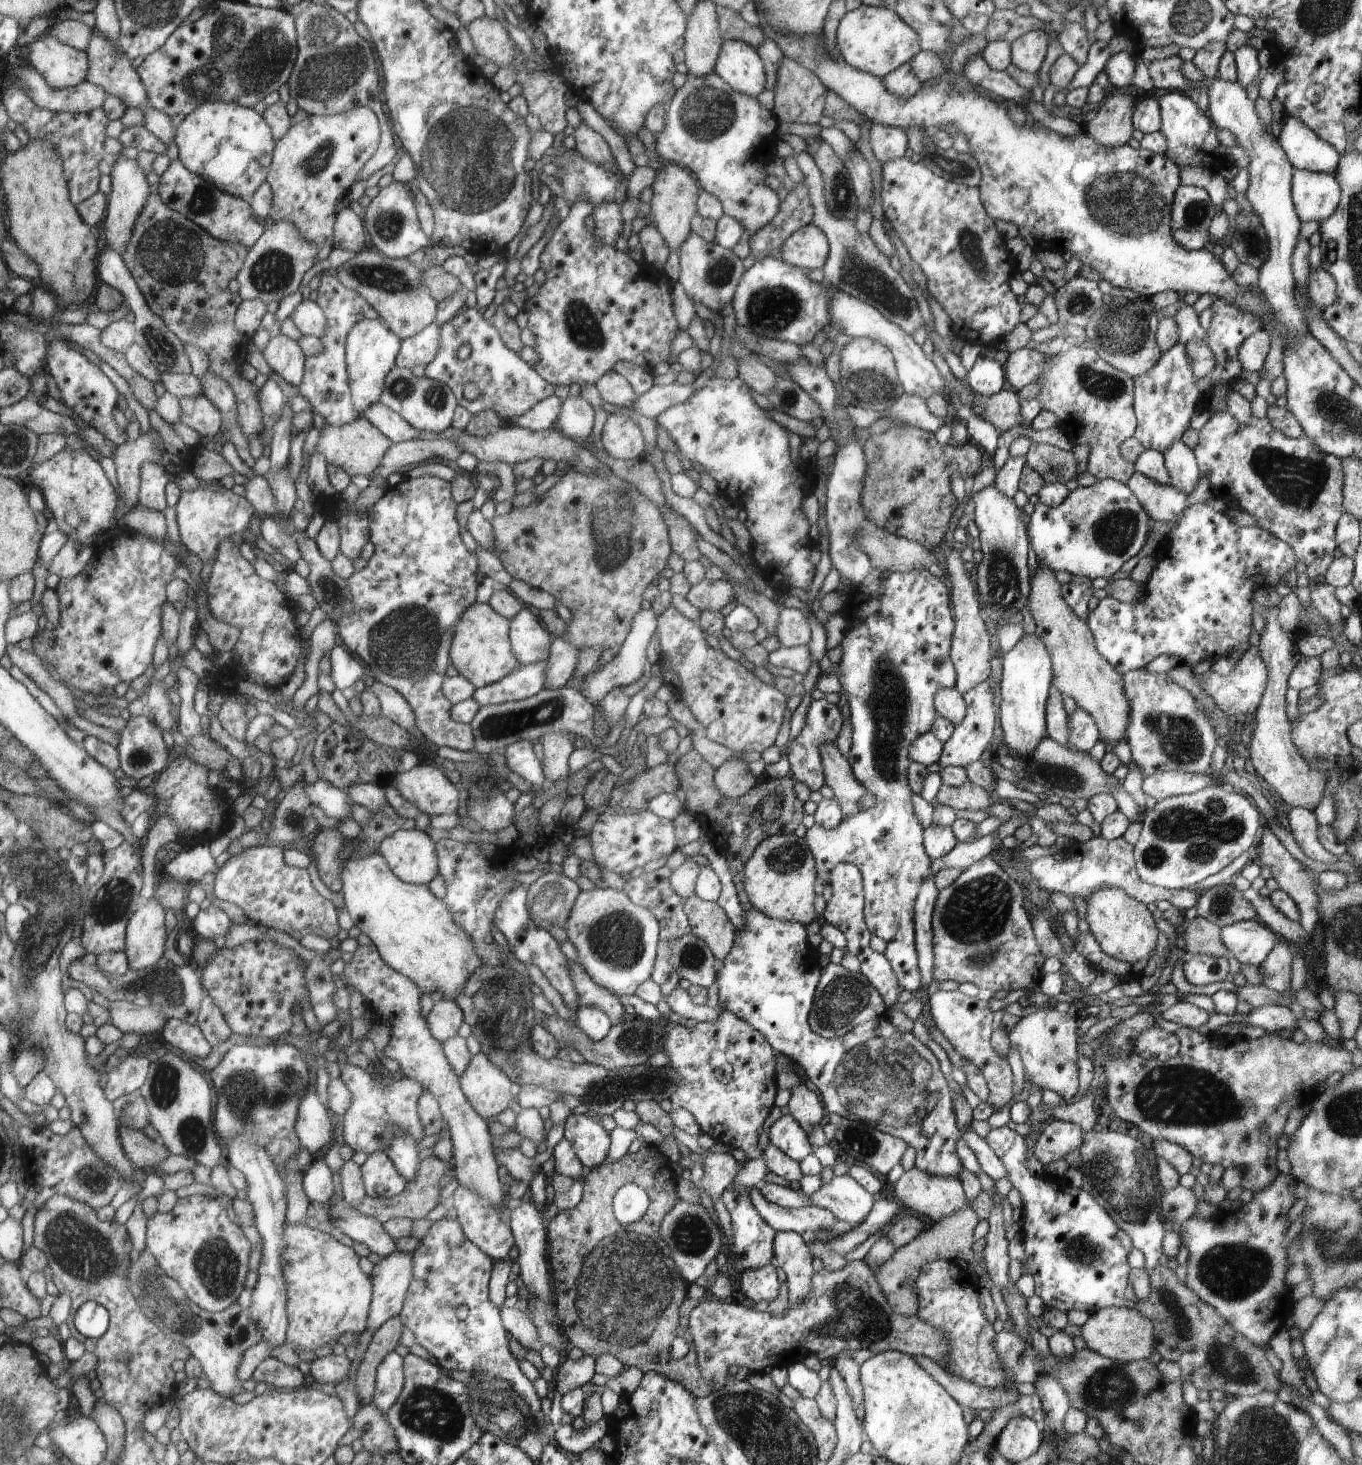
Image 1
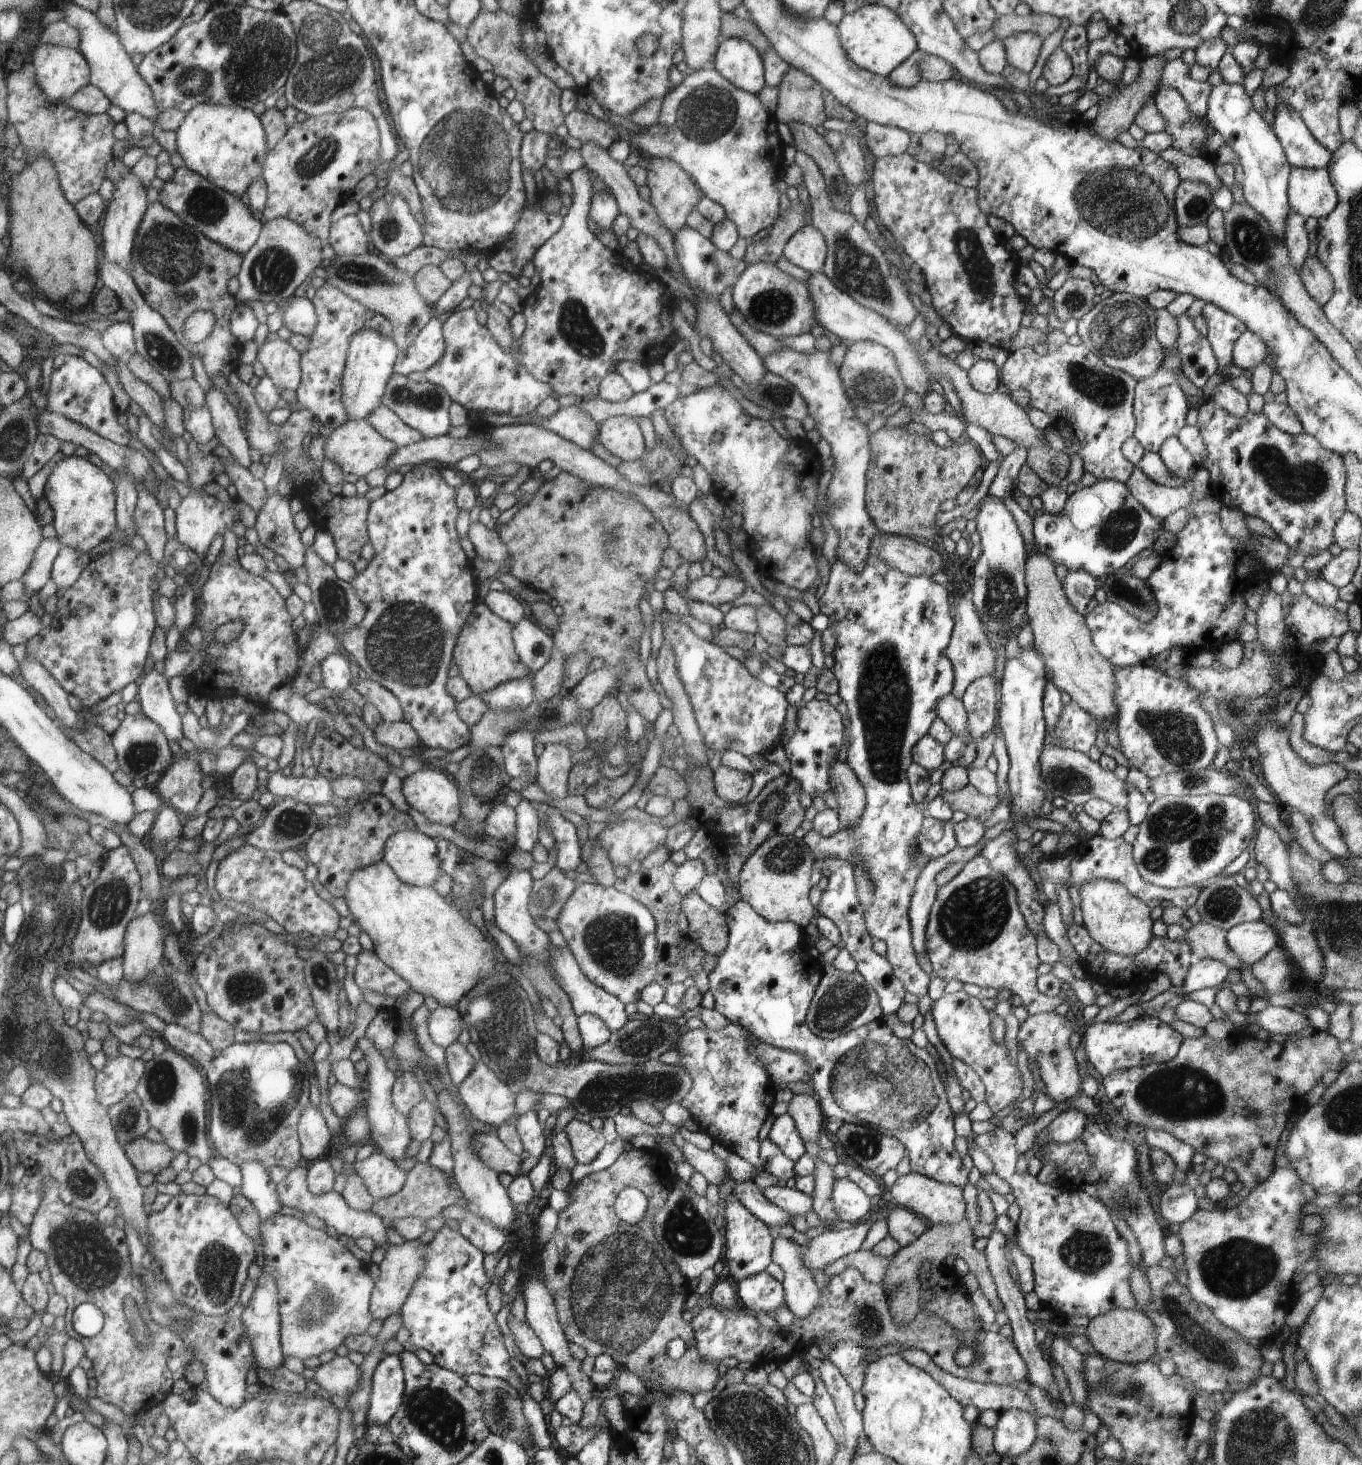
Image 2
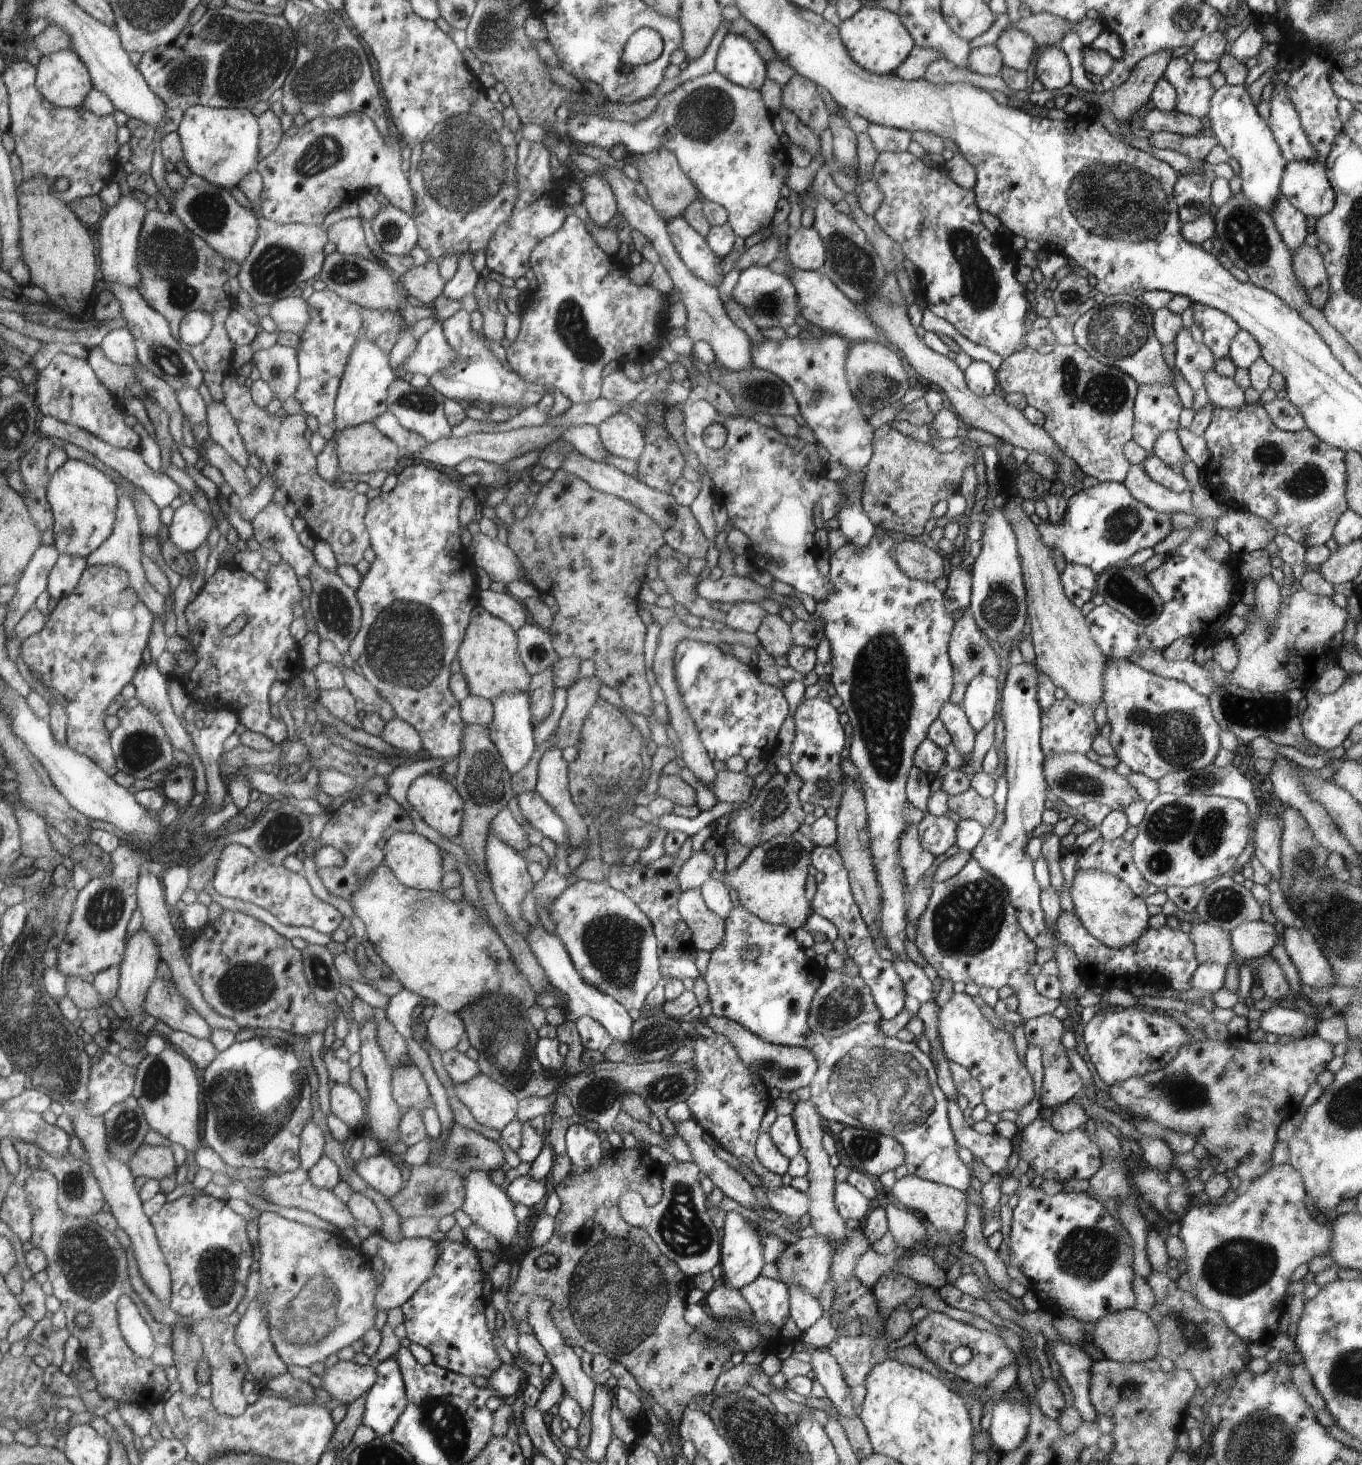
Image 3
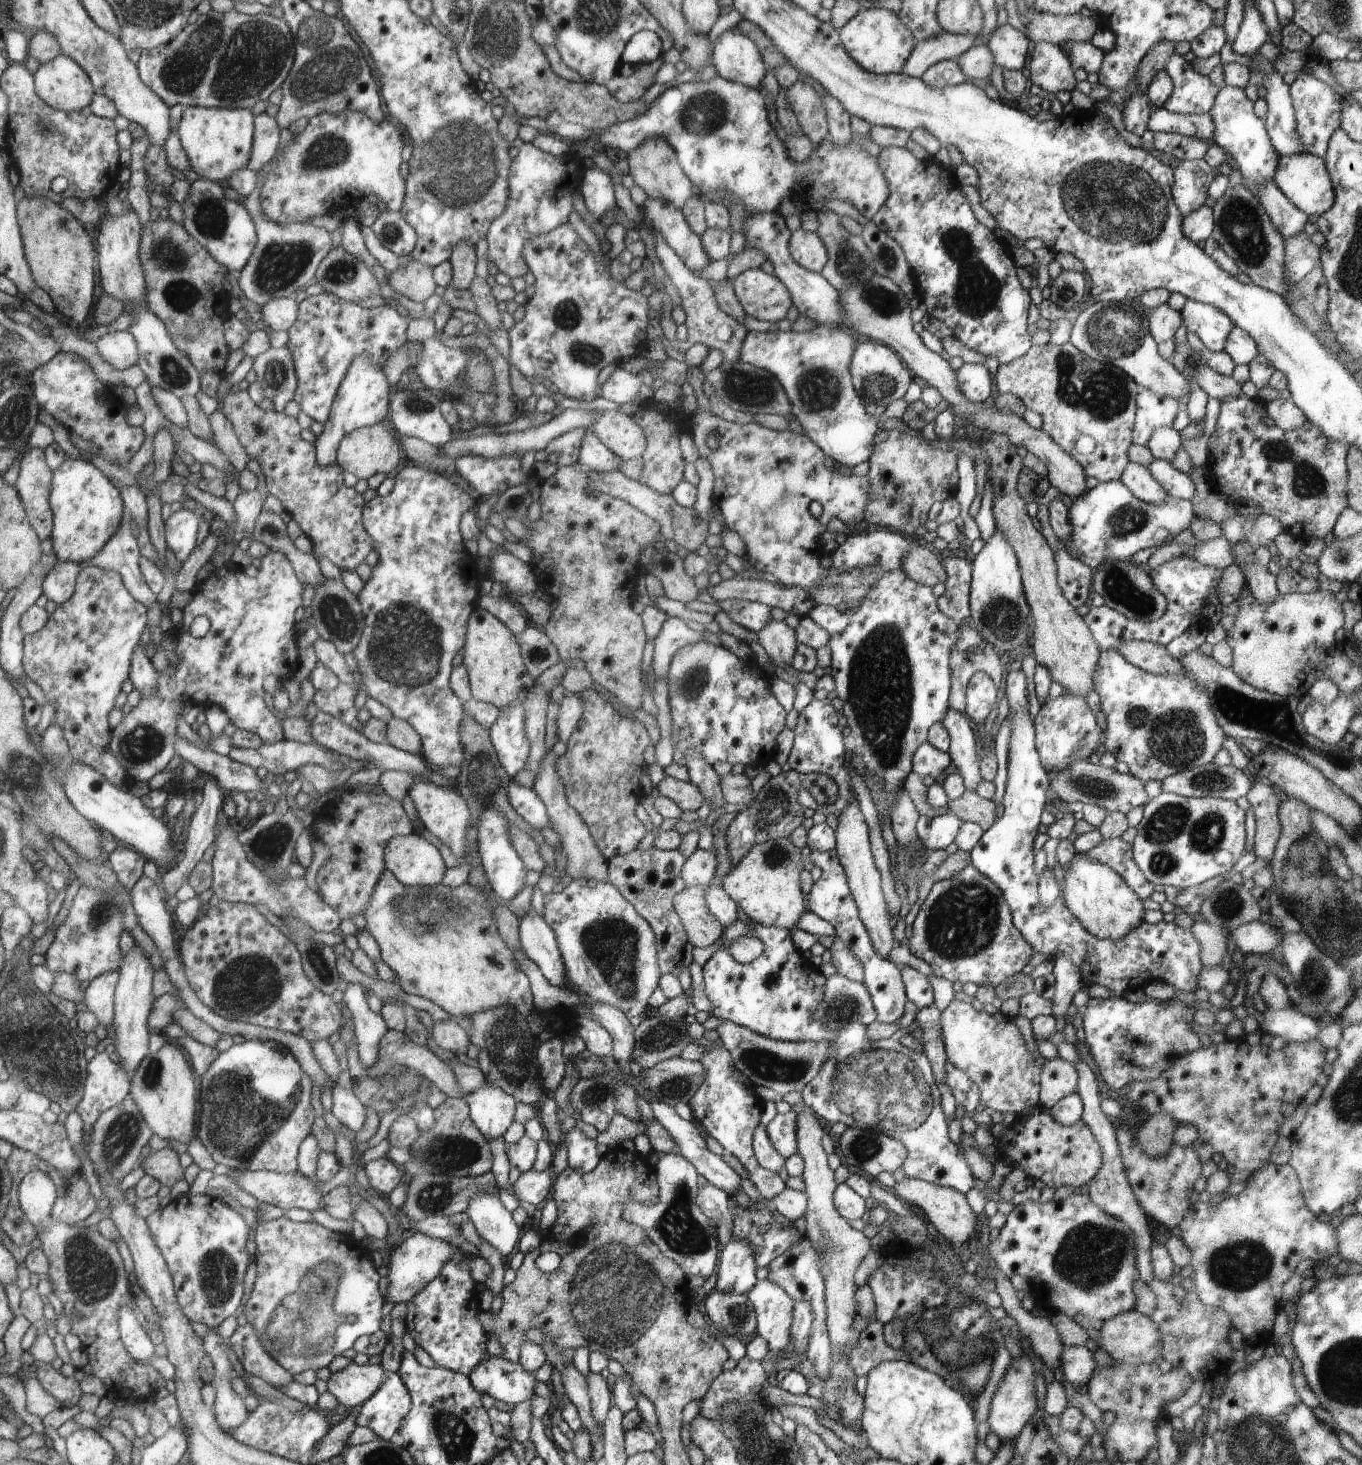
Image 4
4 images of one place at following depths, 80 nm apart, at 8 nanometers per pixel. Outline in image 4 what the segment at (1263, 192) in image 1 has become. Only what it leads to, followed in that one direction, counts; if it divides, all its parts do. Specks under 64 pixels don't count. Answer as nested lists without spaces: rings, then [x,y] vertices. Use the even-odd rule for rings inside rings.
[[[1226,85],[1220,89],[1209,110],[1215,124],[1213,143],[1234,156],[1238,169],[1247,180],[1244,186],[1252,192],[1256,187],[1263,189],[1268,181],[1273,181],[1280,158],[1268,136],[1265,120],[1256,116],[1253,106],[1254,103],[1241,88]]]

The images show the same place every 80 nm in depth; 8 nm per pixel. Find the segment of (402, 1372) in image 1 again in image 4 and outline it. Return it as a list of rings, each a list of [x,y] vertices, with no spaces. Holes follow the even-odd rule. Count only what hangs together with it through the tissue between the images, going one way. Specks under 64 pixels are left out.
[[[387,1371],[384,1384],[358,1410],[355,1424],[368,1427],[378,1439],[389,1441],[400,1432],[414,1401],[399,1371]]]

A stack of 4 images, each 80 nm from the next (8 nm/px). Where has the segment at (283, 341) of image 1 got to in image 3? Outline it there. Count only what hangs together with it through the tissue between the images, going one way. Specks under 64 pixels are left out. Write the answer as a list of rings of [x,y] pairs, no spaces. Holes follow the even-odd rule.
[[[278,343],[256,351],[251,361],[261,379],[271,388],[274,398],[281,403],[299,388],[300,373],[297,350]]]

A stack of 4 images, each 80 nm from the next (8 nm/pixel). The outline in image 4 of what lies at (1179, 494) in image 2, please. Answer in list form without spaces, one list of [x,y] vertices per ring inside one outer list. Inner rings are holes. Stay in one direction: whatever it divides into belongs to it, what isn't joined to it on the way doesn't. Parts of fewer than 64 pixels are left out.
[[[1129,461],[1119,479],[1122,481],[1122,484],[1124,484],[1124,486],[1126,486],[1126,488],[1128,488],[1128,490],[1130,490],[1134,496],[1136,496],[1136,498],[1139,498],[1144,502],[1161,505],[1168,497],[1172,497],[1152,476],[1152,473],[1148,470],[1148,467],[1144,466],[1143,464],[1133,463],[1132,461]]]

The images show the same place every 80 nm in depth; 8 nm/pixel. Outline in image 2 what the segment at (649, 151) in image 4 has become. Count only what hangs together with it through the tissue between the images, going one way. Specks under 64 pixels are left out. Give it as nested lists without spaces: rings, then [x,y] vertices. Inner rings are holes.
[[[649,157],[646,186],[650,189],[649,201],[659,214],[664,226],[673,234],[679,233],[687,224],[687,217],[698,208],[699,201],[702,200],[703,191],[699,189],[696,182],[671,158]]]

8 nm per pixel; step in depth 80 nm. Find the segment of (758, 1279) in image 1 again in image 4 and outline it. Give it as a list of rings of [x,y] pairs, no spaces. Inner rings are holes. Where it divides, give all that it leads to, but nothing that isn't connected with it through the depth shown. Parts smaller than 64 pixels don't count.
[[[768,1279],[760,1280],[746,1296],[757,1314],[756,1335],[766,1340],[769,1354],[786,1352],[796,1300]]]

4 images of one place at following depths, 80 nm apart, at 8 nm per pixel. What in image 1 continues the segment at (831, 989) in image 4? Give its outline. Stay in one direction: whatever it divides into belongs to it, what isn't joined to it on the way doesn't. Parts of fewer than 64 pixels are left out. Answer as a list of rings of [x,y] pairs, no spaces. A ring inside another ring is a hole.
[[[826,960],[824,964],[819,990],[815,993],[815,1002],[808,1017],[810,1028],[816,1034],[827,1039],[837,1039],[863,1022],[886,1015],[888,1010],[883,998],[860,971],[848,971]]]

